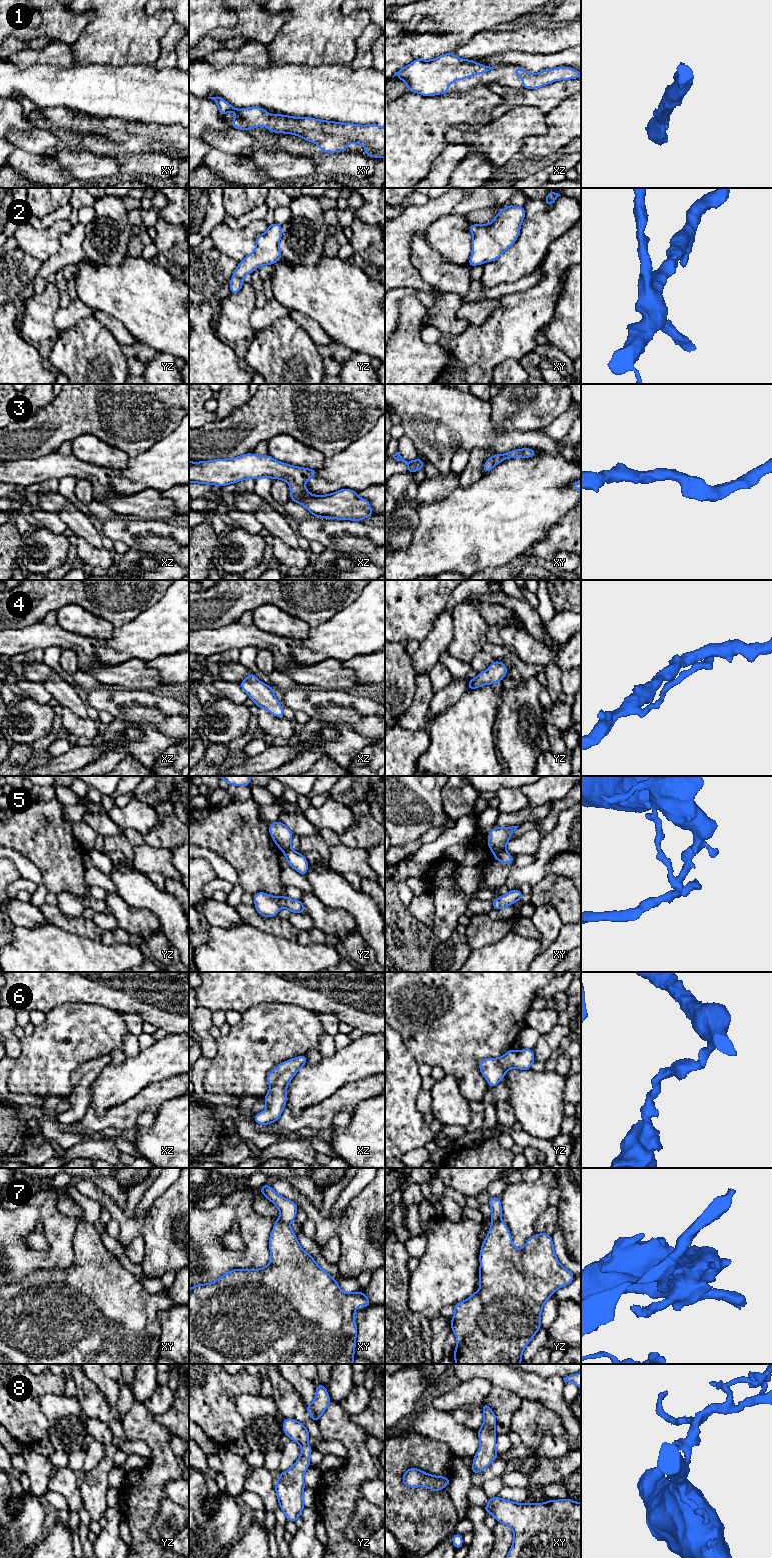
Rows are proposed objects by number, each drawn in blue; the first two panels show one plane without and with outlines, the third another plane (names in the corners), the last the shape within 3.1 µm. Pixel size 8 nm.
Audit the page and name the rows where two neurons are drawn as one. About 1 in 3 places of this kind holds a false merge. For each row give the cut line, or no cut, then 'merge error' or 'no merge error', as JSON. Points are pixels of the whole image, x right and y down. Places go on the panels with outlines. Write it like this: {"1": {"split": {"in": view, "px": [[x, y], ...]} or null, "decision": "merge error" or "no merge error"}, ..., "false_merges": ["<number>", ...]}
{"1": {"split": null, "decision": "no merge error"}, "2": {"split": null, "decision": "no merge error"}, "3": {"split": null, "decision": "no merge error"}, "4": {"split": null, "decision": "no merge error"}, "5": {"split": {"in": "xy", "px": [[504, 849], [494, 852]]}, "decision": "merge error"}, "6": {"split": null, "decision": "no merge error"}, "7": {"split": {"in": "xy", "px": [[279, 1217], [288, 1224]]}, "decision": "merge error"}, "8": {"split": null, "decision": "no merge error"}, "false_merges": ["5", "7"]}

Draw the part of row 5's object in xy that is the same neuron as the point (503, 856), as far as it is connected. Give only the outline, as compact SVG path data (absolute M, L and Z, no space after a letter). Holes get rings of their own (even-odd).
M506 850L494 852L493 858L503 864L514 863L515 860L515 858L511 856Z

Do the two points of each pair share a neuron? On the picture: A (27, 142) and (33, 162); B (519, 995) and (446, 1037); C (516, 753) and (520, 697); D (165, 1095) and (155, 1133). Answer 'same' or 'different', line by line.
A: different
B: same
C: same
D: different

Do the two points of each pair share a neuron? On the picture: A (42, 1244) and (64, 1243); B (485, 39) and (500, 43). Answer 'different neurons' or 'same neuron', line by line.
A: different neurons
B: same neuron

